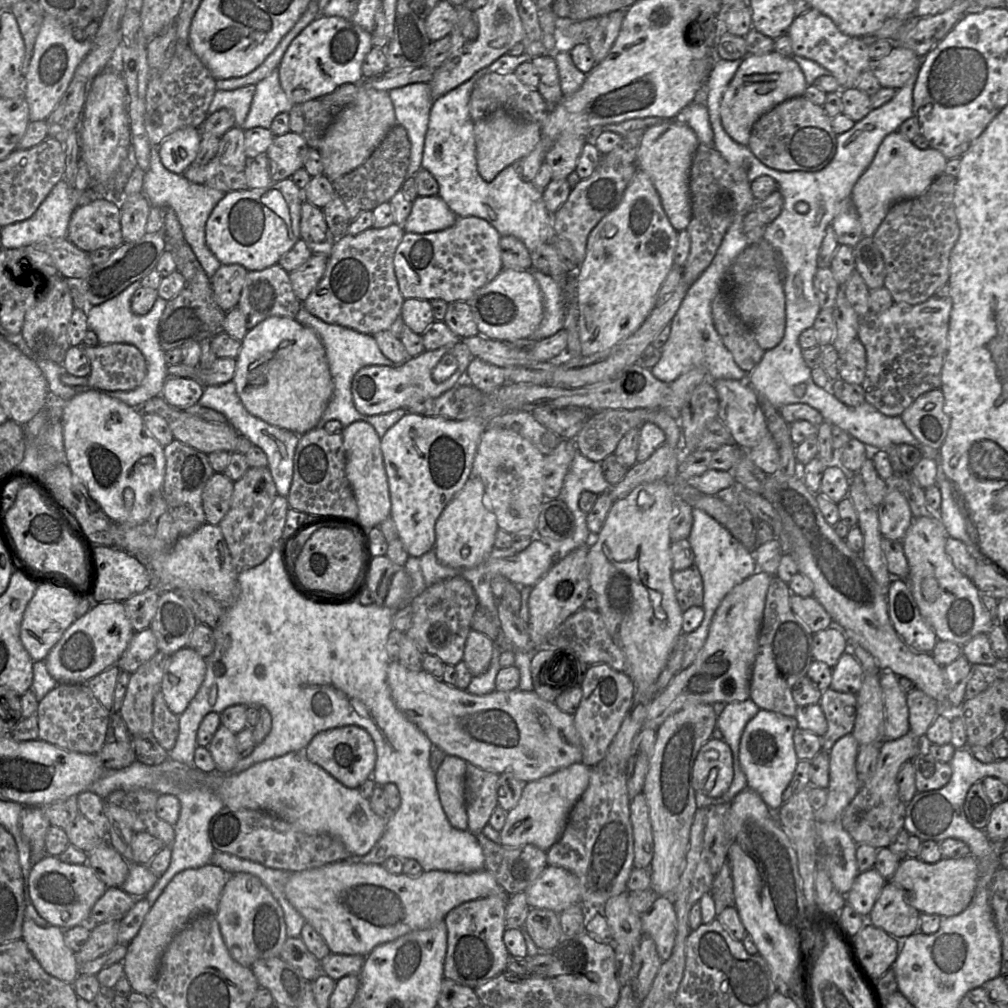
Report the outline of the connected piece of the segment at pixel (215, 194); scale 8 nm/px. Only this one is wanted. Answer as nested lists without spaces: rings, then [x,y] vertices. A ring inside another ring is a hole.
[[[150,145],[150,166],[143,179],[142,193],[147,197],[151,206],[170,208],[175,212],[181,224],[185,241],[193,250],[208,277],[213,277],[222,264],[206,244],[205,229],[213,209],[226,193],[192,183],[183,174],[175,174],[167,170],[161,162],[158,146],[155,145]]]

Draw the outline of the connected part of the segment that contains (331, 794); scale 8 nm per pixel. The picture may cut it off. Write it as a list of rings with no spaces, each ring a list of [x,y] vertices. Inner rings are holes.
[[[304,751],[290,752],[284,756],[256,763],[240,773],[205,773],[187,766],[184,782],[190,786],[207,787],[222,800],[224,807],[232,810],[250,809],[264,811],[291,824],[308,835],[328,834],[340,839],[352,857],[366,855],[383,835],[388,817],[377,815],[370,800],[363,798],[356,788],[347,788],[320,766],[310,762]]]

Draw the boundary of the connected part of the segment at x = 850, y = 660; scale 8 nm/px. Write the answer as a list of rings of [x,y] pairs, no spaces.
[[[845,652],[832,668],[830,687],[838,692],[857,694],[862,686],[864,669],[851,652]]]

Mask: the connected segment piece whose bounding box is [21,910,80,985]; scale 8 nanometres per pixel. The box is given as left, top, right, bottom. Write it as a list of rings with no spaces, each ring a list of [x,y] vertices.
[[[25,910],[21,939],[49,975],[71,985],[80,975],[76,954],[66,944],[63,929],[39,927]]]

